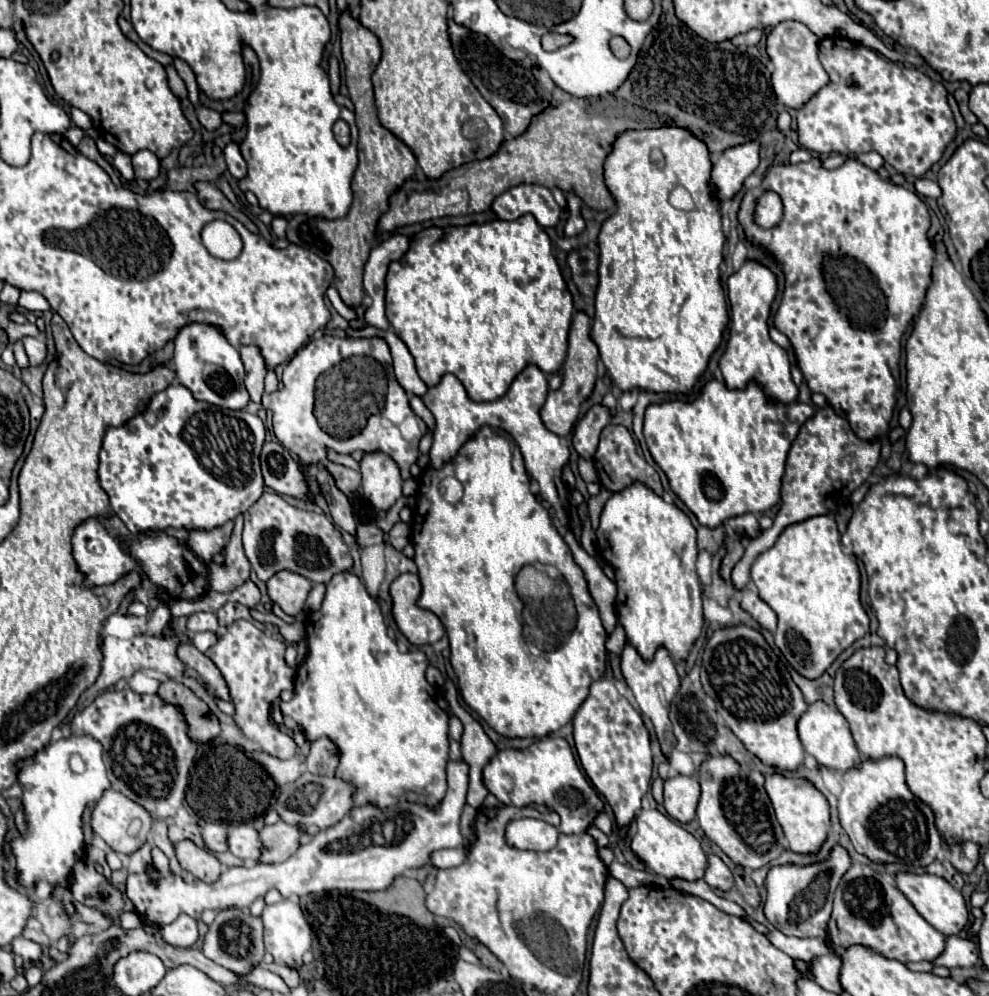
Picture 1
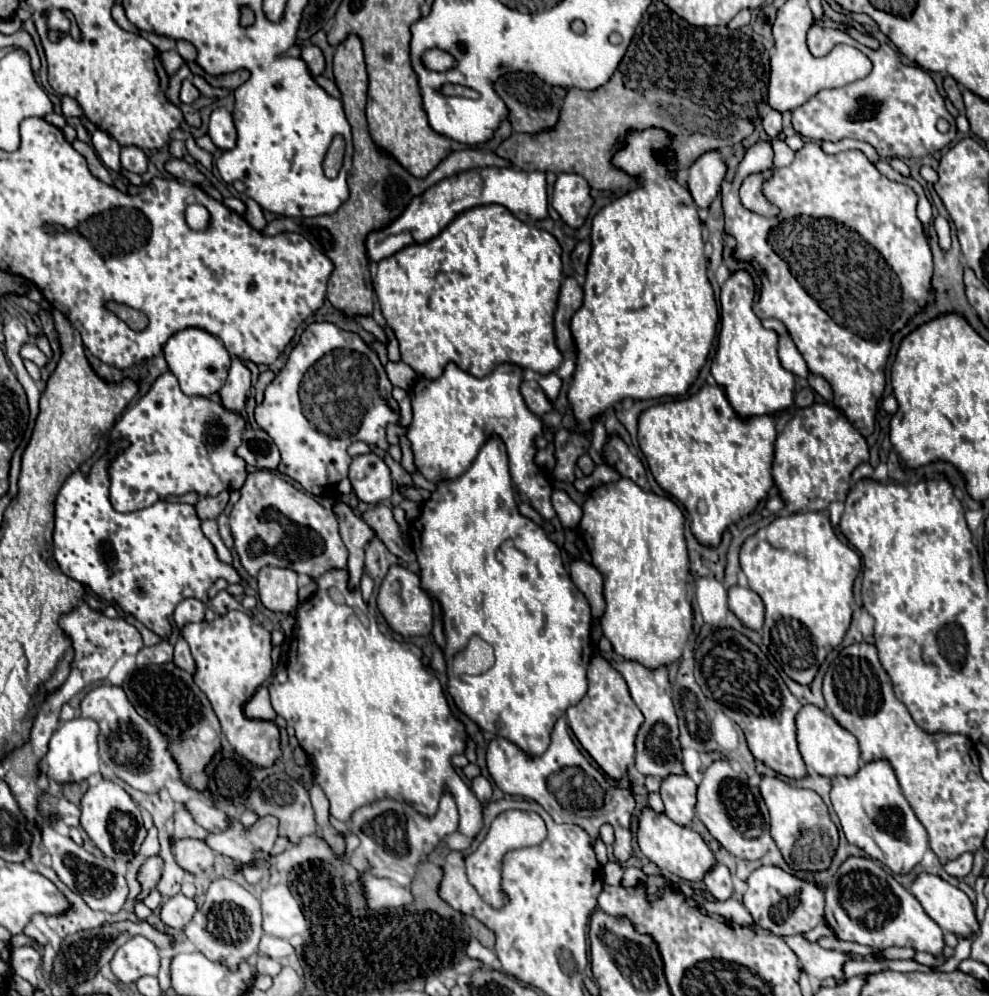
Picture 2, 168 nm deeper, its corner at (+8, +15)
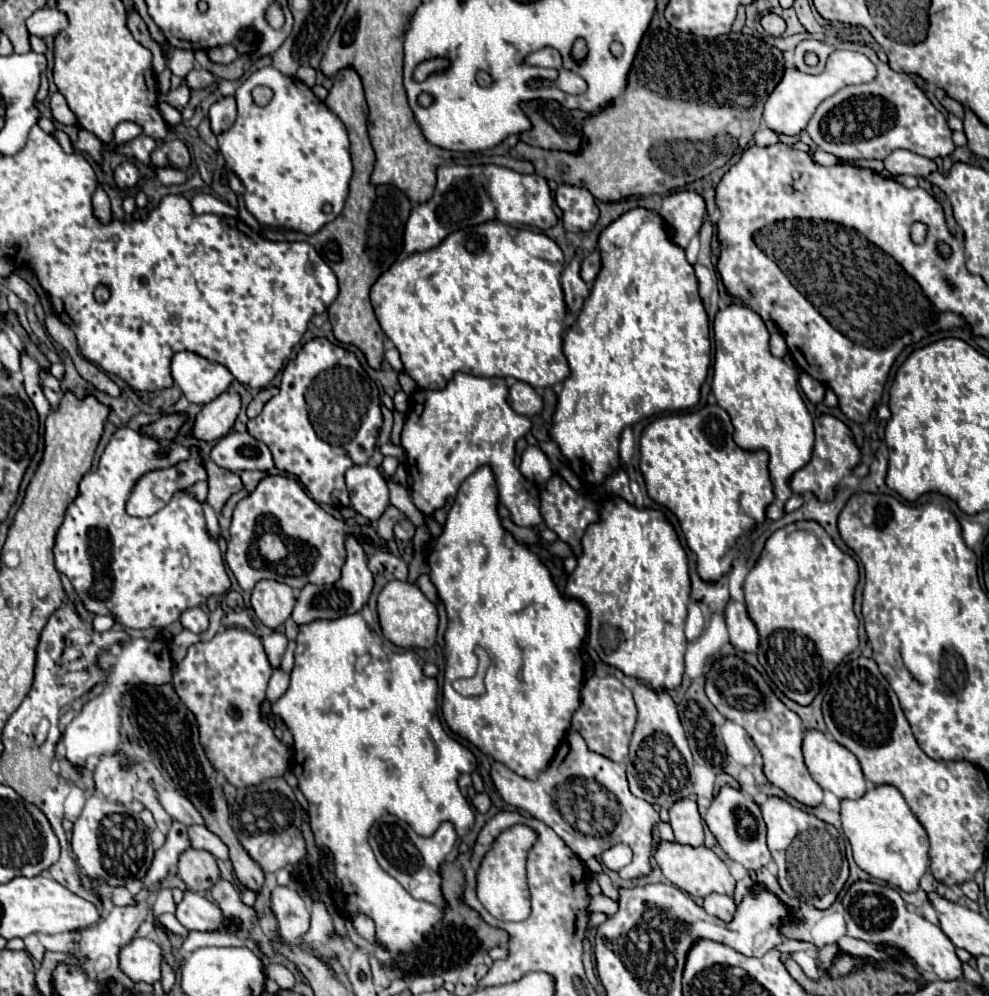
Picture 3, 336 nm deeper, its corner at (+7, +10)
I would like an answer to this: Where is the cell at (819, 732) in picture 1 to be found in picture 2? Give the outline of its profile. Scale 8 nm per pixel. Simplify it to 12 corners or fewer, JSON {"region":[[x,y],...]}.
{"region":[[802,705],[798,747],[830,779],[860,765],[858,741],[830,713]]}

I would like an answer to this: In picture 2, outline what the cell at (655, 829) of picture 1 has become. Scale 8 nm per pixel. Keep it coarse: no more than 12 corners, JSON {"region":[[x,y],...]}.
{"region":[[644,807],[638,847],[692,883],[716,863],[704,839]]}

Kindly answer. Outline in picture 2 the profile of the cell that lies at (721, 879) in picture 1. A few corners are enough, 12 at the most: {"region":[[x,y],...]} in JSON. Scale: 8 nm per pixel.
{"region":[[716,863],[704,877],[706,889],[730,899],[734,887],[726,865]]}

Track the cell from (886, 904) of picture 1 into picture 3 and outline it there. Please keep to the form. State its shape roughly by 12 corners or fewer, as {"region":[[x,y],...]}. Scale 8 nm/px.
{"region":[[885,884],[843,898],[847,936],[903,950],[939,980],[963,980],[953,942]]}

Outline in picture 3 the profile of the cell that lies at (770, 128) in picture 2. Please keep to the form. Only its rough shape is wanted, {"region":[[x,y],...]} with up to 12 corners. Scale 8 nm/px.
{"region":[[767,128],[755,134],[757,146],[773,146],[779,142],[777,134]]}

